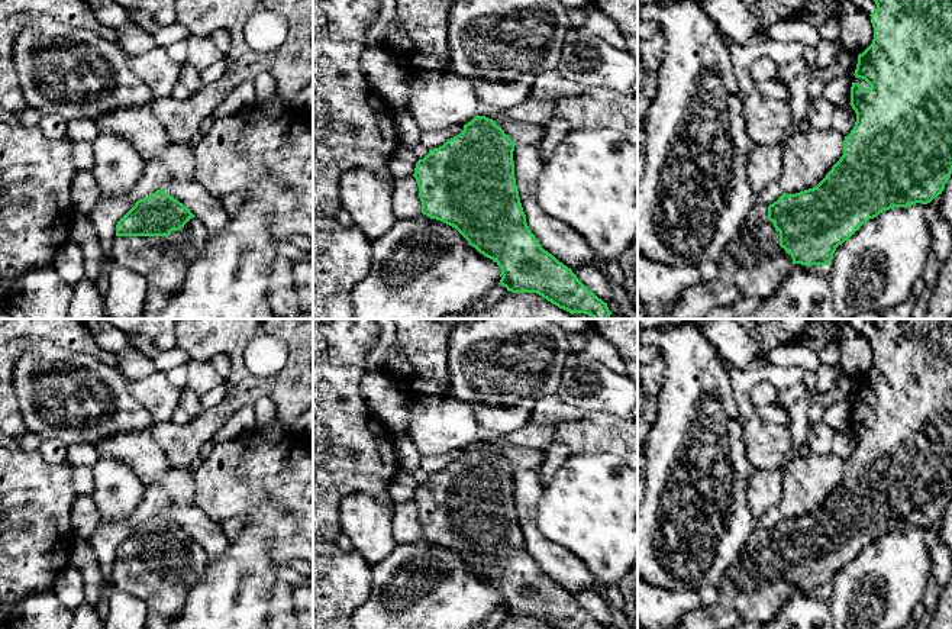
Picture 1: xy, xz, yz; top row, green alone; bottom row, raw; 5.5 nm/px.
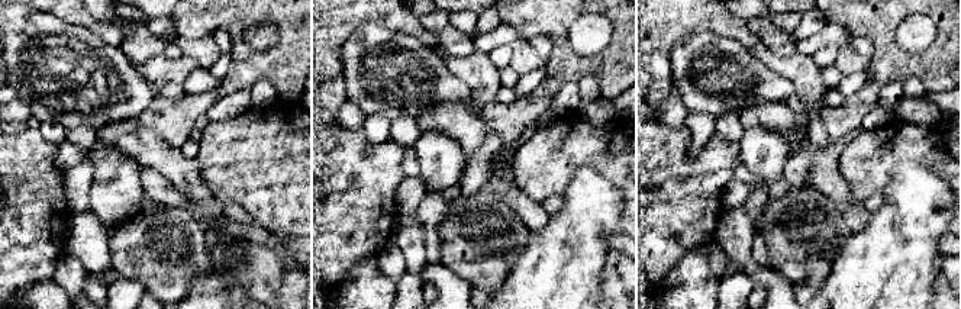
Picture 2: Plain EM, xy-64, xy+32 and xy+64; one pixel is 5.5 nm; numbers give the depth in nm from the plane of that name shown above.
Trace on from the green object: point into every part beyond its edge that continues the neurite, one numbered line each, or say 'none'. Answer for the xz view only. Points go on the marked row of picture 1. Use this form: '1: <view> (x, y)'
1: xz (483, 110)

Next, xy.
1: xy (163, 261)

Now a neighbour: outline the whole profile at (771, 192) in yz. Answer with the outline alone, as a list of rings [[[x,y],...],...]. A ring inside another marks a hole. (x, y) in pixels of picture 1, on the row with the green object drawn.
[[[771,181],[765,184],[756,194],[756,201],[762,204],[772,204],[782,196],[782,188],[780,187],[778,181]]]

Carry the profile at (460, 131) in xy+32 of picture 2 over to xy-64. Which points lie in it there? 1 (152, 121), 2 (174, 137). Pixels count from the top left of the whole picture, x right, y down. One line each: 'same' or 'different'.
1: different
2: different

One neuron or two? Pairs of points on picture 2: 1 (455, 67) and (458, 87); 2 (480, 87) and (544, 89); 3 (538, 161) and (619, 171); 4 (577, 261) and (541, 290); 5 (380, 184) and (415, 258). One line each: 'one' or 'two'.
1: two
2: two
3: one
4: one
5: two

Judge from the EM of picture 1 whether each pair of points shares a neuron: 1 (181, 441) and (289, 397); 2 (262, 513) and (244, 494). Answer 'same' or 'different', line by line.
1: same
2: different

